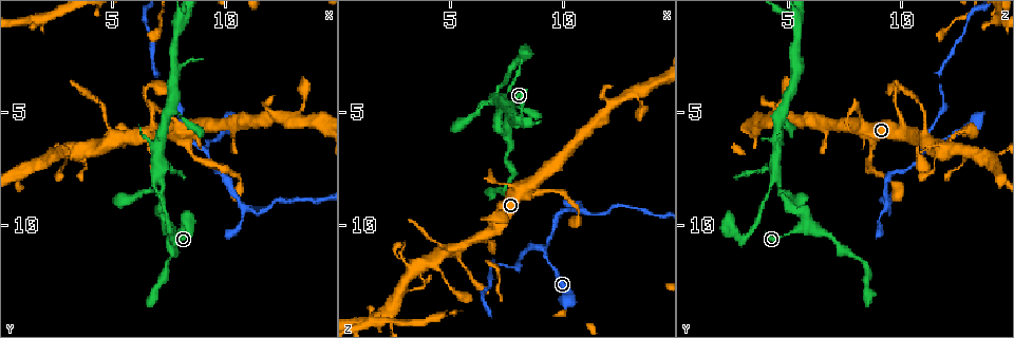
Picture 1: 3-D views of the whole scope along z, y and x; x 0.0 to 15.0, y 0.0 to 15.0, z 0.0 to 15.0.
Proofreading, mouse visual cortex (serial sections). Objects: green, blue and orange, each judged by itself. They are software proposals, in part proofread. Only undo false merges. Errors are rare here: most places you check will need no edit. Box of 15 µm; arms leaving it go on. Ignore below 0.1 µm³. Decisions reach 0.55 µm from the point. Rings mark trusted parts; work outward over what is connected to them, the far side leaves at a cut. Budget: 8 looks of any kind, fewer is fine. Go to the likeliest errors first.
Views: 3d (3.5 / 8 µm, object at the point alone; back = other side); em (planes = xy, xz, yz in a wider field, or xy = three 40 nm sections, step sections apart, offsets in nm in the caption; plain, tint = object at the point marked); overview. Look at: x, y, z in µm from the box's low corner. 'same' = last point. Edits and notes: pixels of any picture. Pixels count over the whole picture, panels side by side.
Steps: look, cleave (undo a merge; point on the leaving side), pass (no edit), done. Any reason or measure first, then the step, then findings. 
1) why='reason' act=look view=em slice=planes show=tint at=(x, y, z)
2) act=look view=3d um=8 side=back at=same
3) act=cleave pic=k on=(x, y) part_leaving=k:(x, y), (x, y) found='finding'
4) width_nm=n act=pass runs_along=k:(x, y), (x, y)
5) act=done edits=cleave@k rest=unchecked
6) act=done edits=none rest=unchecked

why='two arms in line, one across' act=look view=3d um=8 side=back at=(7.0, 8.0, 4.4)

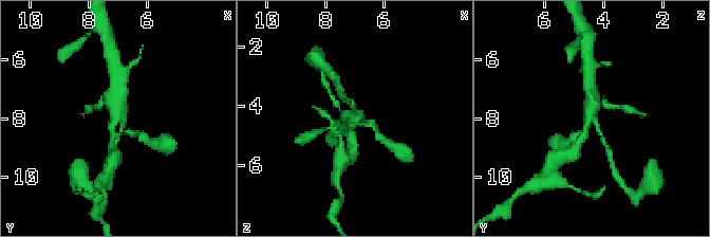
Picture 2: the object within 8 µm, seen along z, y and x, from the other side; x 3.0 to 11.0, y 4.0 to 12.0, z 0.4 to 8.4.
act=look view=3d um=3.5 at=(7.0, 7.9, 4.5)

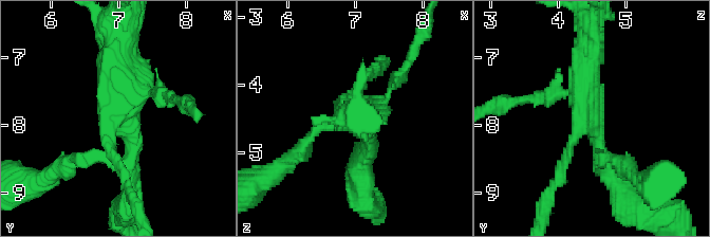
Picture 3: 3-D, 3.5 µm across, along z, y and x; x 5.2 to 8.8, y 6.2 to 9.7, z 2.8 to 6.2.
why='shape alone is not enough' act=look view=em slice=xy step=3 show=tint at=(7.00, 7.95, 4.50)

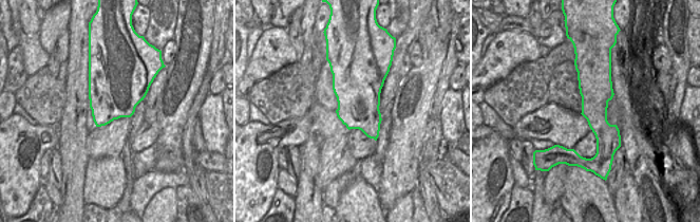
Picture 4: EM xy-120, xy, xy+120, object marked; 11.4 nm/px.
width_nm=500 act=pass runs_along=4:(583, 66), (594, 80), (600, 153) found='all the same cell'

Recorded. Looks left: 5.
why='sharp bend' act=look view=3d um=3.5 at=(9.2, 6.6, 11.2)

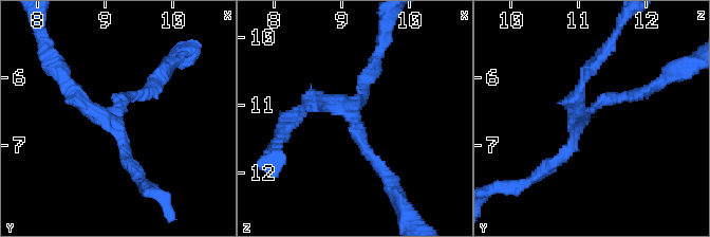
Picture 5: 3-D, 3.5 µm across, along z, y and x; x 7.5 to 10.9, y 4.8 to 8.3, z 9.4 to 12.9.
why='shape alone is not enough' act=look view=em slice=xy step=5 show=tint at=(9.15, 6.55, 11.15)

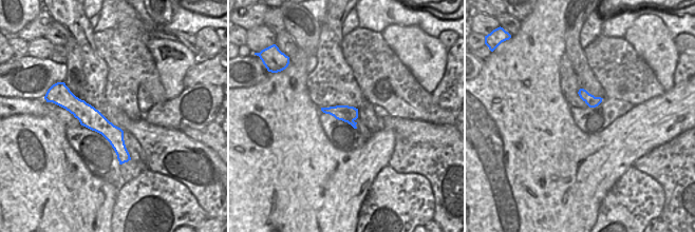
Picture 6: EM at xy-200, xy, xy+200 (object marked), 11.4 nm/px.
width_nm=190 act=pass runs_along=5:(641, 92), (595, 105), (546, 167) found='all the same cell'

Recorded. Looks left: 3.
why='a narrow waist' act=look view=3d um=3.5 at=(8.6, 6.8, 8.6)

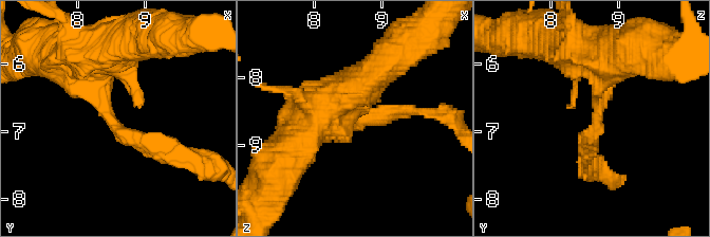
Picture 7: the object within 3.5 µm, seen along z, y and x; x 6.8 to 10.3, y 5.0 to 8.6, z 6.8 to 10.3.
why='now the EM' act=look view=em slice=xy step=3 show=tint at=(8.55, 6.90, 8.70)

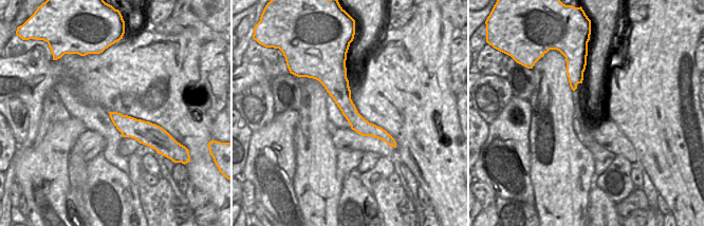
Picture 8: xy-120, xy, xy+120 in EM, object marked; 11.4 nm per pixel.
arm_widths_nm=250,350 act=pass runs_along=8:(339, 68), (349, 111), (387, 138) found='continuous, no second cell'

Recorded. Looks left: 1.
act=done edits=none rest=unchecked

